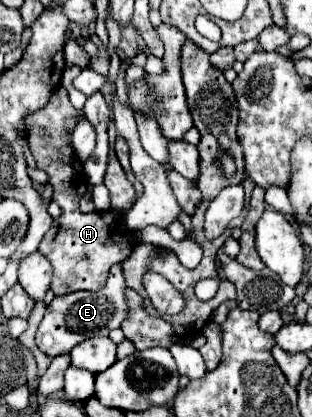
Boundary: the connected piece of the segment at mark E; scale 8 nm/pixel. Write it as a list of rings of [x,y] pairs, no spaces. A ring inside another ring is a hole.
[[[119,264],[112,266],[107,278],[107,284],[97,292],[73,292],[65,296],[55,296],[55,300],[49,304],[45,318],[41,320],[37,328],[35,342],[43,354],[49,358],[55,358],[59,354],[71,352],[73,346],[83,342],[91,336],[107,336],[113,328],[119,328],[129,312],[127,298],[125,298],[125,282],[123,274],[119,270]]]

